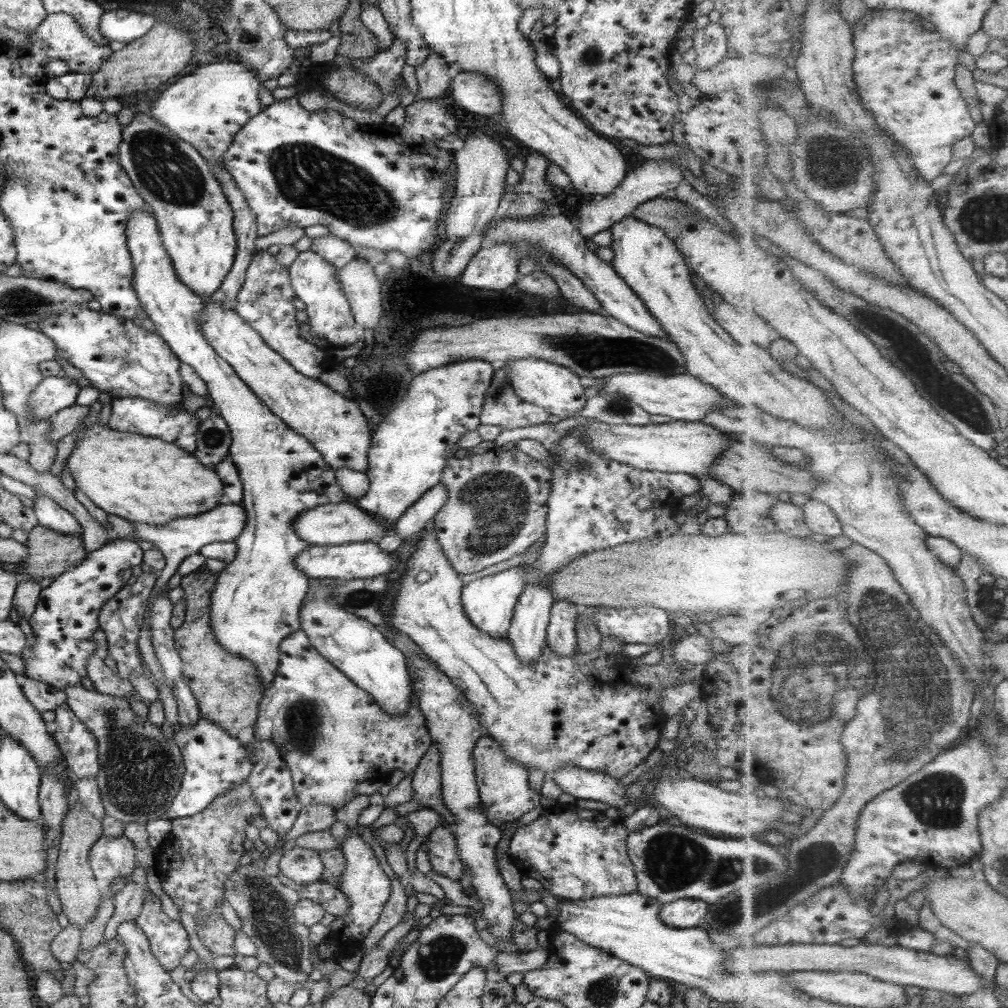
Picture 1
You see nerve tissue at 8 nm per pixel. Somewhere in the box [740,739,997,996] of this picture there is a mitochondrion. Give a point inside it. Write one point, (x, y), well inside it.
(938, 798)

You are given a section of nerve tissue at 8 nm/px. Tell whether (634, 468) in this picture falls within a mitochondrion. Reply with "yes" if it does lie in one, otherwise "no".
no

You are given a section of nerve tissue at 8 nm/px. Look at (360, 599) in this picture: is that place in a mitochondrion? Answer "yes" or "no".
yes

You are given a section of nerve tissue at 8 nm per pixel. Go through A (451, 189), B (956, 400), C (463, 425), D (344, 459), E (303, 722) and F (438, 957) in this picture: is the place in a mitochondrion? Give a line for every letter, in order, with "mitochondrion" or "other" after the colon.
A: other
B: mitochondrion
C: other
D: other
E: mitochondrion
F: mitochondrion

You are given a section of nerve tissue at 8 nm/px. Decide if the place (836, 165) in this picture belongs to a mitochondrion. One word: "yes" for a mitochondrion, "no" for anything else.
yes

